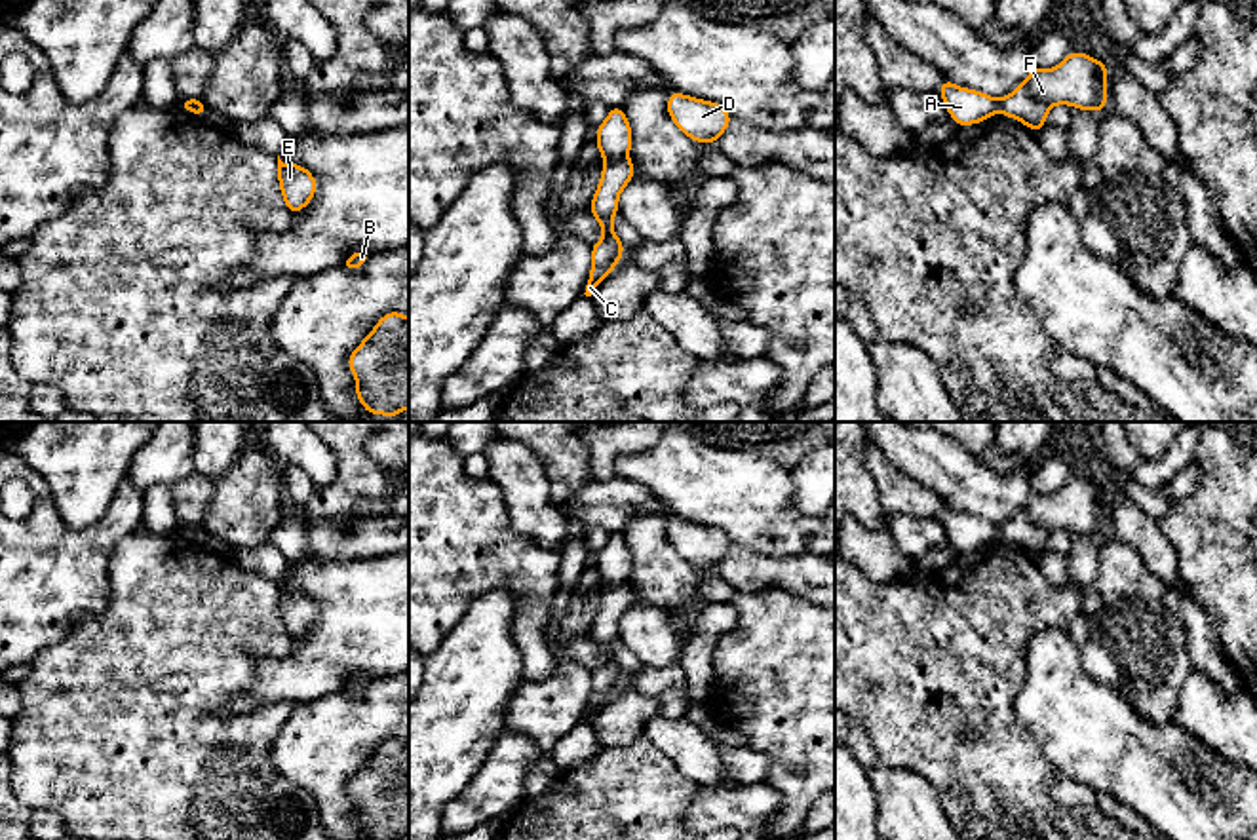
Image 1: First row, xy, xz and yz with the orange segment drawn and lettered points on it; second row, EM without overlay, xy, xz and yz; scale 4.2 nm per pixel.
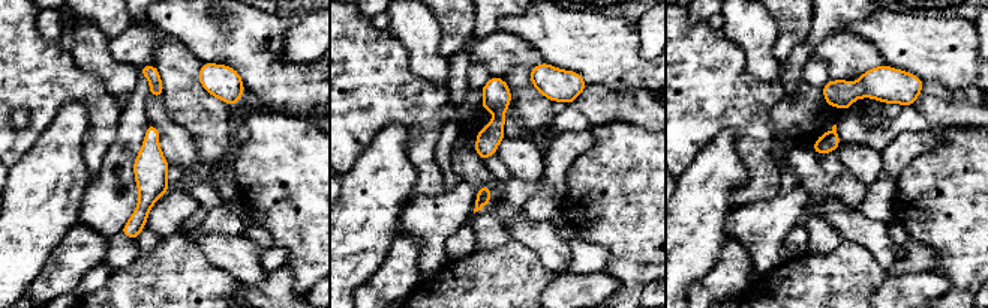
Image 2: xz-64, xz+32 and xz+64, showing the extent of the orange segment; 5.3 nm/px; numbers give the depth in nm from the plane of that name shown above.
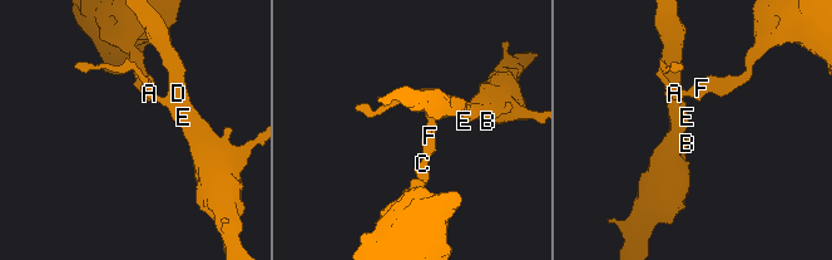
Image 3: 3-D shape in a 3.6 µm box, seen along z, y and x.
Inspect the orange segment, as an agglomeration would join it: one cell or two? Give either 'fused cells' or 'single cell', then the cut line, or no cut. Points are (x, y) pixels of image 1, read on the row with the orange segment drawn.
fused cells; cut xz (626, 156), (615, 156), (605, 162)

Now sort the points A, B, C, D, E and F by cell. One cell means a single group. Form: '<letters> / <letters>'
A B D E / C F

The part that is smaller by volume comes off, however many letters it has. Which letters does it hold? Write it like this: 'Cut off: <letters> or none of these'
Cut off: C, F

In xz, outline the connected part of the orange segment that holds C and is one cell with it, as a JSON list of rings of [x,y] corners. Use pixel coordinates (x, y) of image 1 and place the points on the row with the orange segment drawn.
[[[614,158],[603,163],[601,179],[593,194],[590,211],[603,230],[603,238],[591,245],[591,272],[586,285],[586,296],[591,296],[597,285],[614,270],[622,260],[626,245],[620,241],[612,228],[618,215],[620,192],[633,179],[635,167],[629,158]]]

